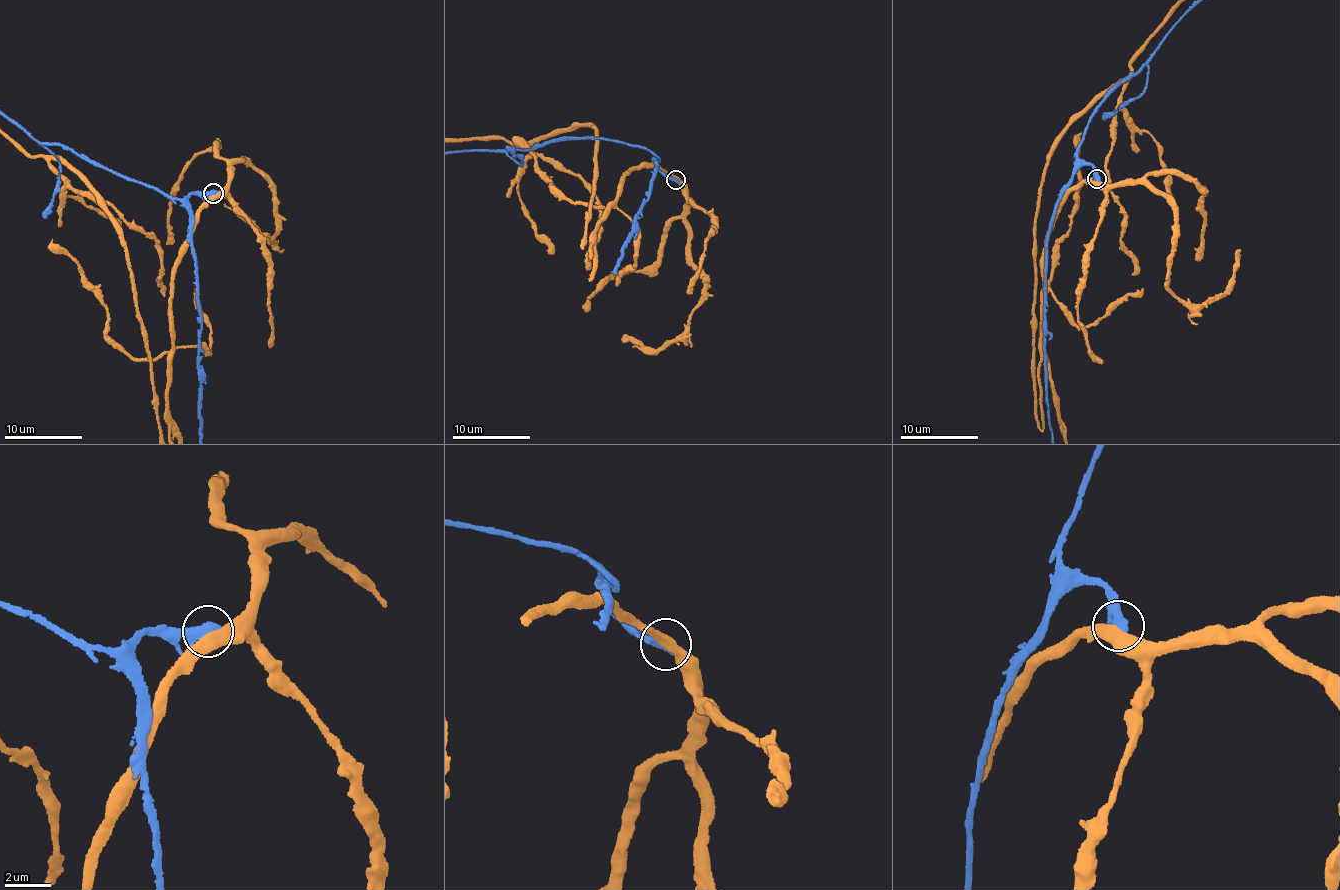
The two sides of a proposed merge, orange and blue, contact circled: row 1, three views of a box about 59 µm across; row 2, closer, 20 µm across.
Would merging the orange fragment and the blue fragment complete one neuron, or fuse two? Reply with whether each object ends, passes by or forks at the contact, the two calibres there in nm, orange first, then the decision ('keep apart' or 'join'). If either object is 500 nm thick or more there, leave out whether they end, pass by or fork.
orange passes by; blue ends; calibres 440 and 480 nm; keep apart

